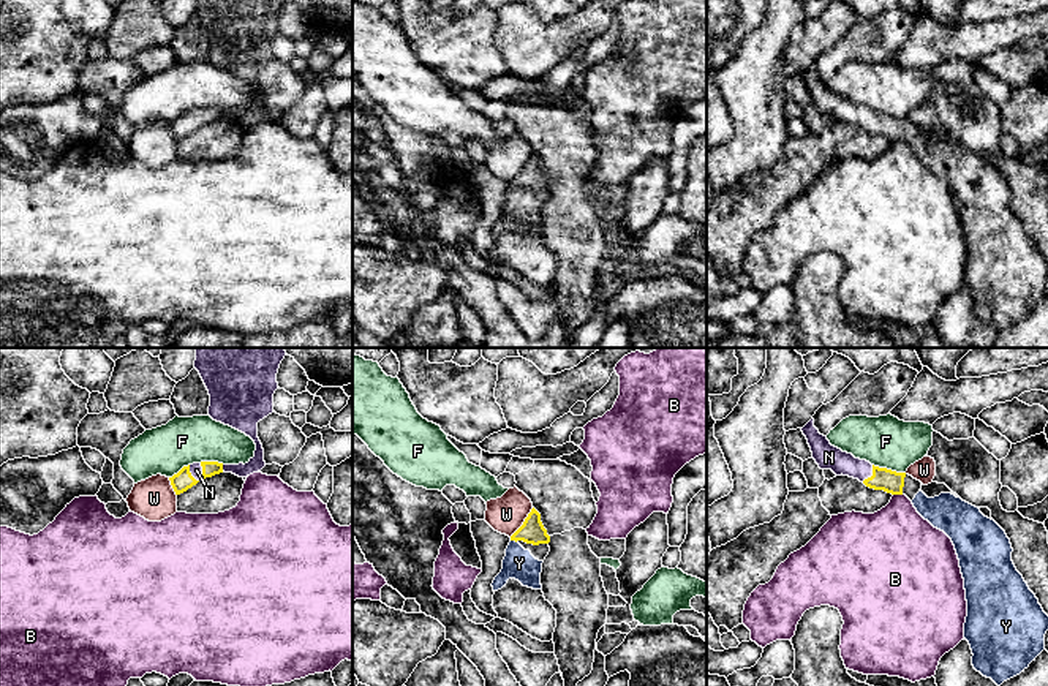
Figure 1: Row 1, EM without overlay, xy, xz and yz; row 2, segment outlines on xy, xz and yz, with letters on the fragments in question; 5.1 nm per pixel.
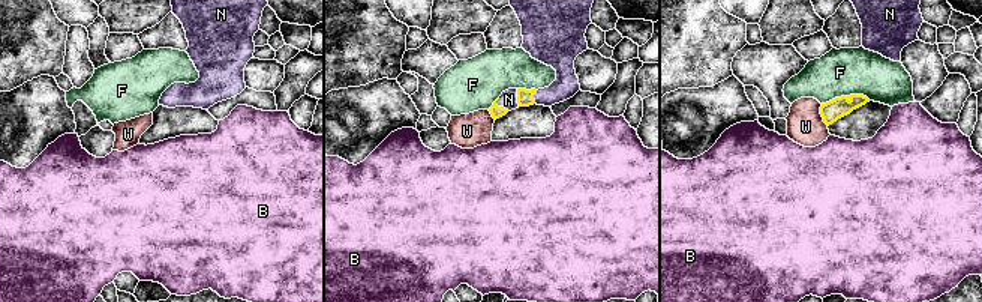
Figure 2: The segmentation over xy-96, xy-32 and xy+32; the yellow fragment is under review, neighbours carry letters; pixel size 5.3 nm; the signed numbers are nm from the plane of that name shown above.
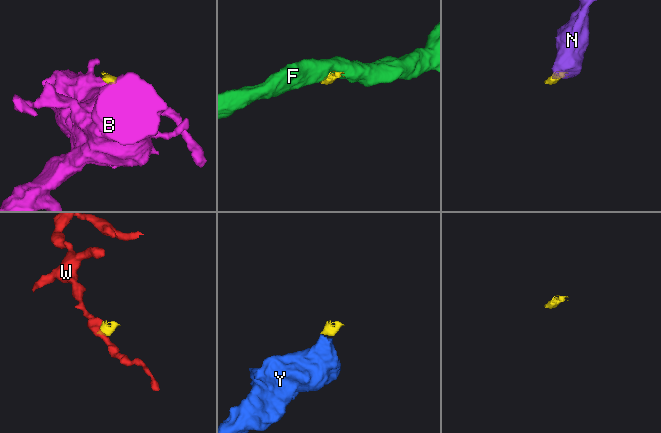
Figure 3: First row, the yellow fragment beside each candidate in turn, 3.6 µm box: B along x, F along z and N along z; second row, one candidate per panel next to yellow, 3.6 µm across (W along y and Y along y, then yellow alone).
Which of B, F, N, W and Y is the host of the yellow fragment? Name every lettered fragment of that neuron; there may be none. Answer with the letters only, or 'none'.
N, Y

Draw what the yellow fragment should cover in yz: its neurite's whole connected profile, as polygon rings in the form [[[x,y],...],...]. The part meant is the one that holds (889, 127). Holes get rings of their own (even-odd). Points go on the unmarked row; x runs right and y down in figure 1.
[[[814,65],[801,77],[820,115],[831,115],[836,122],[843,120],[858,125],[874,136],[906,141],[925,166],[952,185],[964,224],[967,247],[964,285],[969,288],[974,300],[974,315],[983,322],[991,324],[997,332],[1024,318],[1045,296],[1048,261],[1029,236],[1023,221],[1016,217],[1012,207],[1013,194],[1005,177],[994,166],[985,163],[978,153],[952,139],[928,144],[920,136],[922,128],[912,122],[874,112],[866,106],[855,104],[852,100],[831,92],[827,82],[820,81],[814,73]]]

